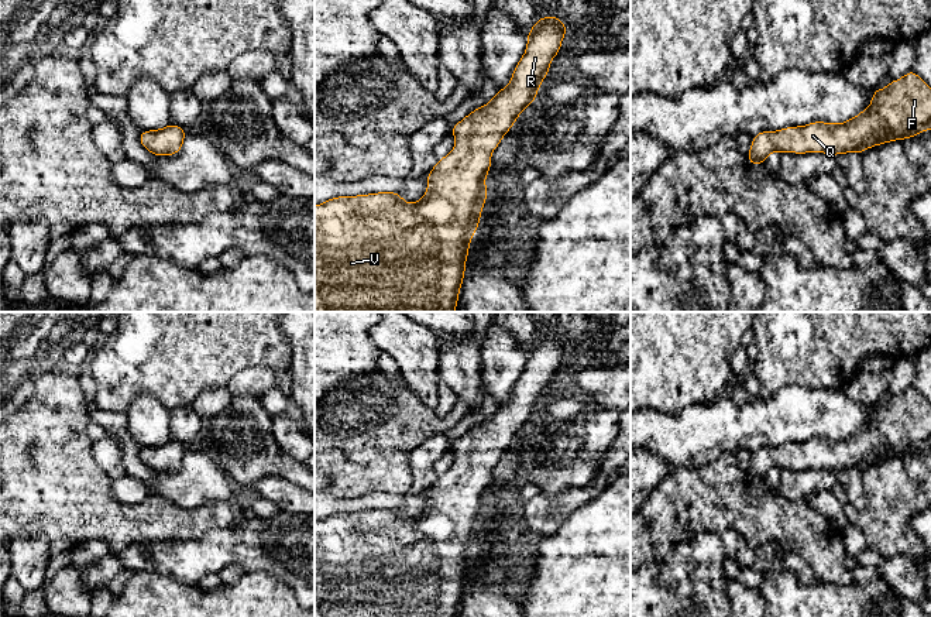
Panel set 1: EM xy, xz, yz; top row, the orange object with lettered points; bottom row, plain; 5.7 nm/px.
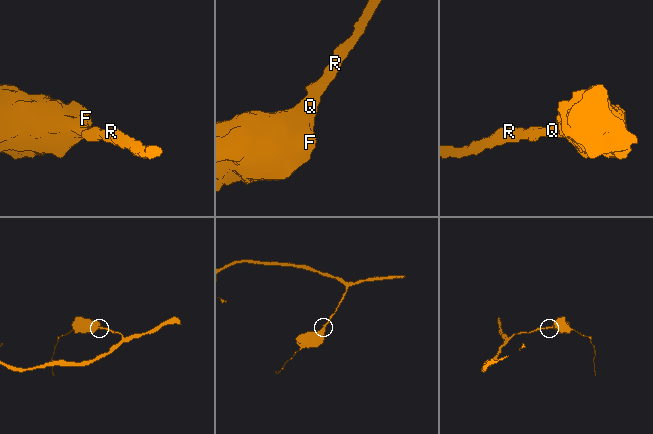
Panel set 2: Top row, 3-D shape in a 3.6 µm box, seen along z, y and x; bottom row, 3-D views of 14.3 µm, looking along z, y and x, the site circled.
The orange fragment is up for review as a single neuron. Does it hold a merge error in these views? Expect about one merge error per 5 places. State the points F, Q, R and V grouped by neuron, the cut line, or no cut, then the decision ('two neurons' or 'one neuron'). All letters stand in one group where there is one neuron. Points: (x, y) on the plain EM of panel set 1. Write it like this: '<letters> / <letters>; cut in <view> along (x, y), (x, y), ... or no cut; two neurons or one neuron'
F Q R V; no cut; one neuron

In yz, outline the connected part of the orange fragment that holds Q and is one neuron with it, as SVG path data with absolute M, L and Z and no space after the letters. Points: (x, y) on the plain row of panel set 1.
M913 387L889 398L883 407L875 404L870 422L845 439L813 438L807 442L786 443L779 448L760 448L752 455L748 476L750 481L763 480L773 467L780 469L825 469L831 472L859 469L890 459L906 456L931 446L931 404Z

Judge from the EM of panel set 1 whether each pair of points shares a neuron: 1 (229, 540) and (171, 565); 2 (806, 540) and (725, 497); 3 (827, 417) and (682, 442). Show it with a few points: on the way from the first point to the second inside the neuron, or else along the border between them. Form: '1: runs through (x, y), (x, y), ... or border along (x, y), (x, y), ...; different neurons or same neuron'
1: runs through (215, 549), (210, 554), (185, 559); same neuron
2: runs through (786, 521), (756, 518), (745, 513); same neuron
3: runs through (790, 418), (751, 427), (718, 427); same neuron

